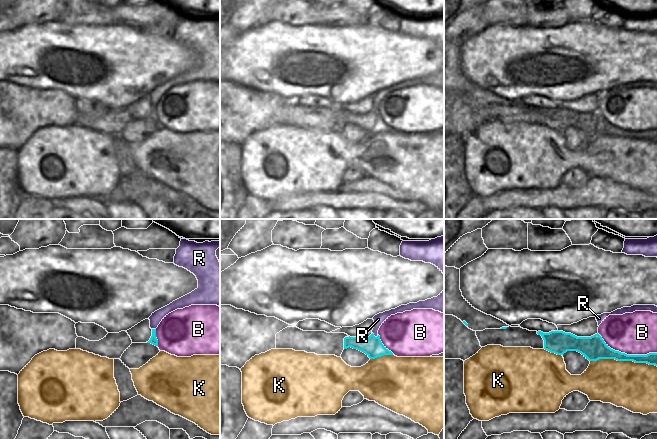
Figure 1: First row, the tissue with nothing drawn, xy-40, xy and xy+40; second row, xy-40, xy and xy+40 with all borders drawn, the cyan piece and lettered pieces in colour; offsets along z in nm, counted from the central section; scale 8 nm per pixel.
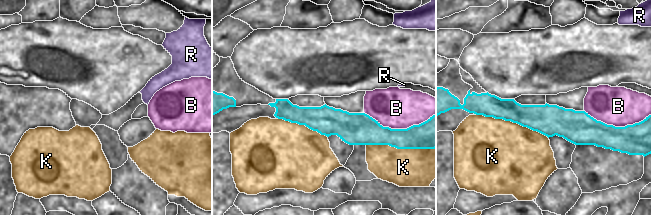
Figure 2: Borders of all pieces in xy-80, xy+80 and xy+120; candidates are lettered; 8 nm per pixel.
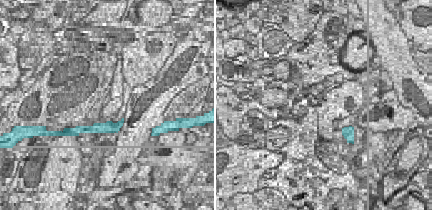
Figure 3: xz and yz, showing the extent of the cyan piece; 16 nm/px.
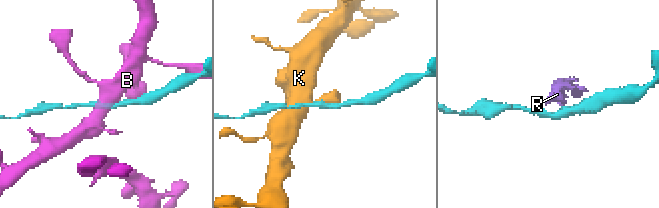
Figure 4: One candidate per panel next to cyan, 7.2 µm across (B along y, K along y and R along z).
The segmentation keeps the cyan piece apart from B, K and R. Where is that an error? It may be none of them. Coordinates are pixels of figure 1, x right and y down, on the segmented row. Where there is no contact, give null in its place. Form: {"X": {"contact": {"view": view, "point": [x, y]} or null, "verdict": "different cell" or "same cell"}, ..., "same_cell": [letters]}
{"B": {"contact": {"view": "xy+40", "point": [626, 354]}, "verdict": "different cell"}, "K": {"contact": {"view": "xy+40", "point": [623, 360]}, "verdict": "different cell"}, "R": {"contact": {"view": "xy", "point": [374, 336]}, "verdict": "different cell"}, "same_cell": []}

